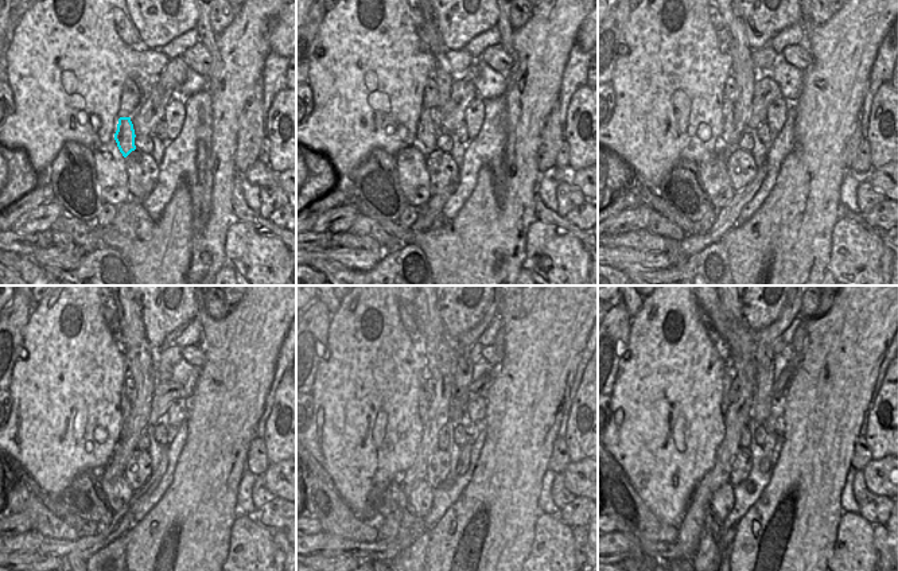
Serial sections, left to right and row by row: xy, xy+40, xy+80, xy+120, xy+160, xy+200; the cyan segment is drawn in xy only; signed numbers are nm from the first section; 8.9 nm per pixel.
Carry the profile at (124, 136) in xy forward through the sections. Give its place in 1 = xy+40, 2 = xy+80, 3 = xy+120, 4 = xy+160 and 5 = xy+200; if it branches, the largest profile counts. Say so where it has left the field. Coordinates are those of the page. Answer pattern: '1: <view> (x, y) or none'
1: xy+40 (426, 132)
2: xy+80 (729, 139)
3: xy+120 (124, 404)
4: xy+160 (423, 403)
5: xy+200 (726, 403)

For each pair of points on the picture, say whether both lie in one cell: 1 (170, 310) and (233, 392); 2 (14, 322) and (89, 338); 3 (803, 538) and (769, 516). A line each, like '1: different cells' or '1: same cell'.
1: different cells
2: different cells
3: same cell

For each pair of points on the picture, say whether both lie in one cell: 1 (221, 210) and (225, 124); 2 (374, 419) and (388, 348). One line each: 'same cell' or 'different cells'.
1: same cell
2: same cell

